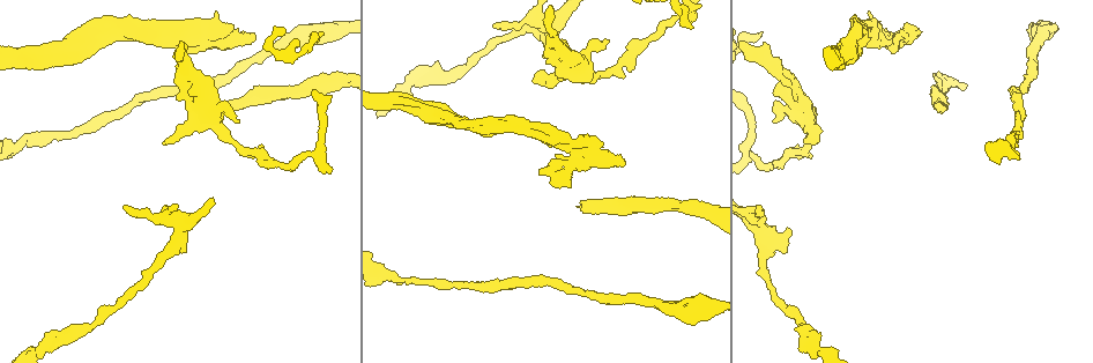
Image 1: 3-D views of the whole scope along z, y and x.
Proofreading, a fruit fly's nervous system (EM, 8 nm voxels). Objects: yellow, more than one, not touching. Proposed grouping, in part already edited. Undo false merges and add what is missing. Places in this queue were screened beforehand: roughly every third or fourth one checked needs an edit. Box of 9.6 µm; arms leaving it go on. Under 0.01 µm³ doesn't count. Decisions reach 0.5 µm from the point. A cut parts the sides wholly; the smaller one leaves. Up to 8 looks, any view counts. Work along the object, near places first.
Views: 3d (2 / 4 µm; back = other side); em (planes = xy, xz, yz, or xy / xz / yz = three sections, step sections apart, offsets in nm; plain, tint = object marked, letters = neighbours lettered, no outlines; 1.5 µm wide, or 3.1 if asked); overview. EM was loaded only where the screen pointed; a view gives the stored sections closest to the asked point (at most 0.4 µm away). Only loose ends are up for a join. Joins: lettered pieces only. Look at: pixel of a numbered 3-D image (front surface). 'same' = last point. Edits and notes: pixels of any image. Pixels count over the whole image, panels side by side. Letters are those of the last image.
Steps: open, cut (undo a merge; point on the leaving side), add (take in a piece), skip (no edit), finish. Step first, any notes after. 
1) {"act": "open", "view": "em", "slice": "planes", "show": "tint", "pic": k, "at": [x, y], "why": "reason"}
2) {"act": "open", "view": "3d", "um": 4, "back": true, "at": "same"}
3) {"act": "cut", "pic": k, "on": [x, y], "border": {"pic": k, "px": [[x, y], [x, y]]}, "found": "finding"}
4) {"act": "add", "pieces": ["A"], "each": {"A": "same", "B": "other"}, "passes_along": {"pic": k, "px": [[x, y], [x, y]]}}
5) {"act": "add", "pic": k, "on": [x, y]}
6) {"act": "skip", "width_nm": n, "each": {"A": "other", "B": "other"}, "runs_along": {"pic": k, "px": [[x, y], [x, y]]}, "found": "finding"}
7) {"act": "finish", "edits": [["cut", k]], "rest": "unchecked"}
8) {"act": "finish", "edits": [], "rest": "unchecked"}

{"act": "open", "view": "3d", "um": 4, "pic": 1, "at": [320, 32], "why": "long arm stops here"}

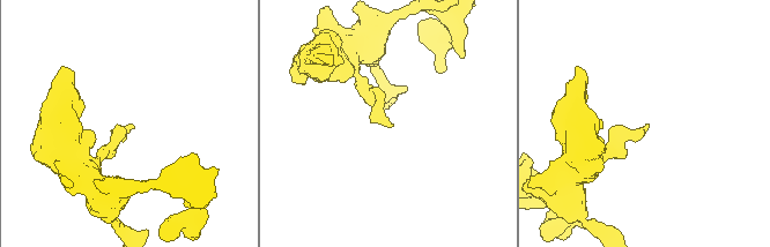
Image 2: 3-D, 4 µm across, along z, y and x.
{"act": "open", "view": "em", "slice": "xy", "step": 4, "show": "tint", "pic": 2, "at": [129, 125], "why": "now the EM"}

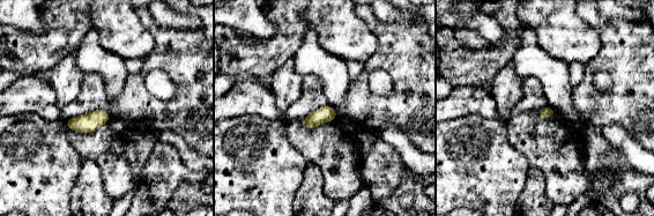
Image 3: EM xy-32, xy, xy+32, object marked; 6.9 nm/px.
{"act": "open", "view": "em", "slice": "planes", "show": "letters", "at": "same", "why": "another direction"}

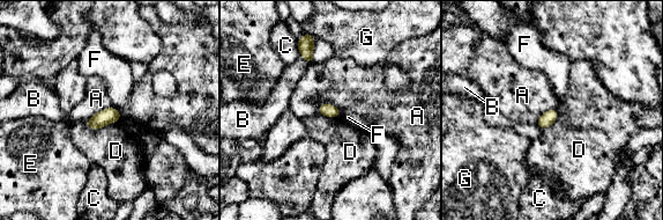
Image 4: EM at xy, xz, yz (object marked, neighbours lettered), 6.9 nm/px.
{"act": "skip", "each": {"A": "other", "B": "other", "C": "other", "D": "other", "E": "other", "F": "other", "G": "other"}, "found": "none of them fits"}

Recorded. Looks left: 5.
{"act": "open", "view": "em", "slice": "yz", "step": 8, "show": "tint", "pic": 1, "at": [185, 252], "why": "free end"}

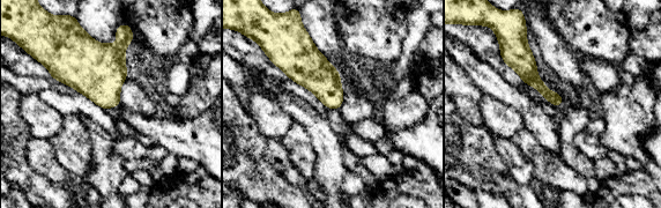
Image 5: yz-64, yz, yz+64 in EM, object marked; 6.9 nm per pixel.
{"act": "open", "view": "em", "slice": "yz", "step": 8, "show": "letters", "at": "same"}

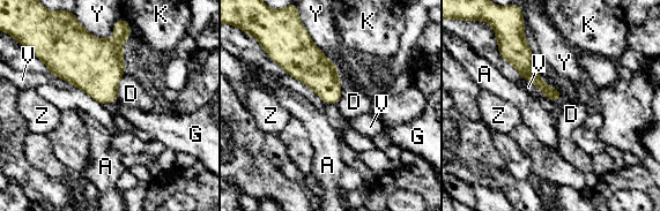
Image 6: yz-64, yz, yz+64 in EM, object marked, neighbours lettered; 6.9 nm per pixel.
{"act": "skip", "each": {"A": "other", "D": "other", "G": "other", "K": "other", "V": "other", "Y": "other", "Z": "other"}, "found": "none of them fits"}

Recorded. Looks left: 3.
{"act": "open", "view": "3d", "um": 2, "pic": 1, "at": [938, 112]}

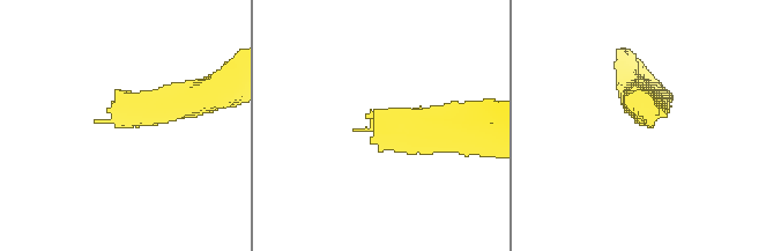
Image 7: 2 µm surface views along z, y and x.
{"act": "open", "view": "em", "slice": "planes", "show": "tint", "pic": 7, "at": [356, 131], "why": "shape alone is not enough"}

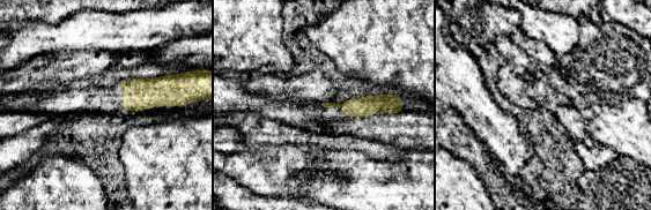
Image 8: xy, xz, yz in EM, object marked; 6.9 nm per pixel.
{"act": "open", "view": "em", "slice": "planes", "show": "letters", "at": "same"}

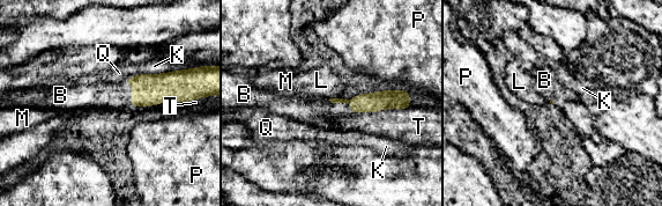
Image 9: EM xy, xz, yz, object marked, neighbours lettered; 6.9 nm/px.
{"act": "add", "pieces": ["B"], "each": {"B": "same", "K": "other", "L": "other", "M": "other", "P": "other", "Q": "other", "T": "other"}, "passes_along": {"pic": 9, "px": [[153, 89], [134, 90], [111, 94]]}, "found": "the neuron continues"}

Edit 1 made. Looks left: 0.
{"act": "finish", "edits": [["add", 9]], "rest": "unchecked"}

